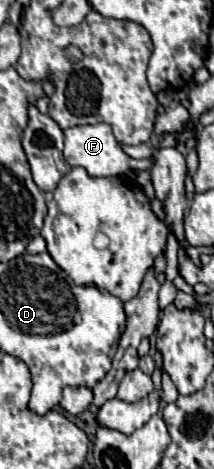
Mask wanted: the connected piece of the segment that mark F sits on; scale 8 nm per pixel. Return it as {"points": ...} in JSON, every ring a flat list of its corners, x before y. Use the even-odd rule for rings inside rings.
{"points":[[105,122,95,124,95,126,73,126,73,128,65,130,63,156,69,162,69,166,83,166,91,176,123,176,129,172,137,174,141,170,149,170,149,166,153,165,153,157,135,160,135,158,127,156,121,148,121,144,115,140,111,126]]}

